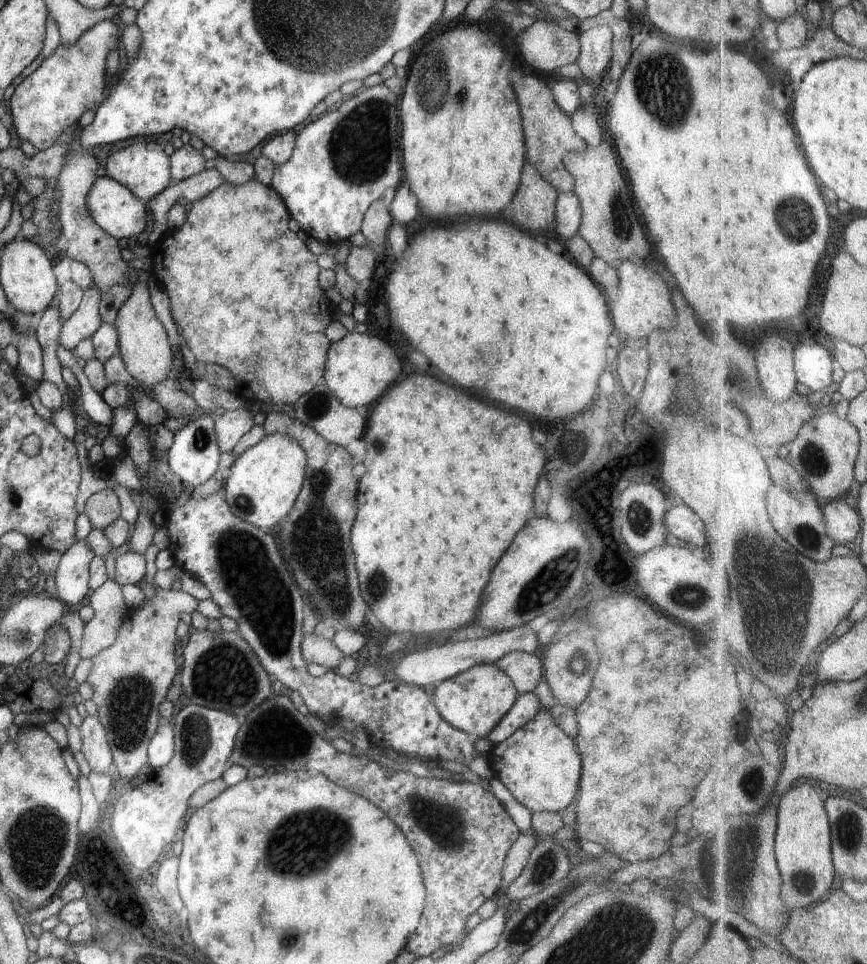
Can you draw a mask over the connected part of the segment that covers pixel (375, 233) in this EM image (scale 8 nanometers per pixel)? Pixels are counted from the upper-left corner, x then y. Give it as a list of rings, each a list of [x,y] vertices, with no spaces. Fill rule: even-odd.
[[[382,197],[369,204],[361,219],[360,232],[366,238],[368,244],[376,250],[383,246],[387,229],[392,224],[392,218],[388,208],[385,207]]]

